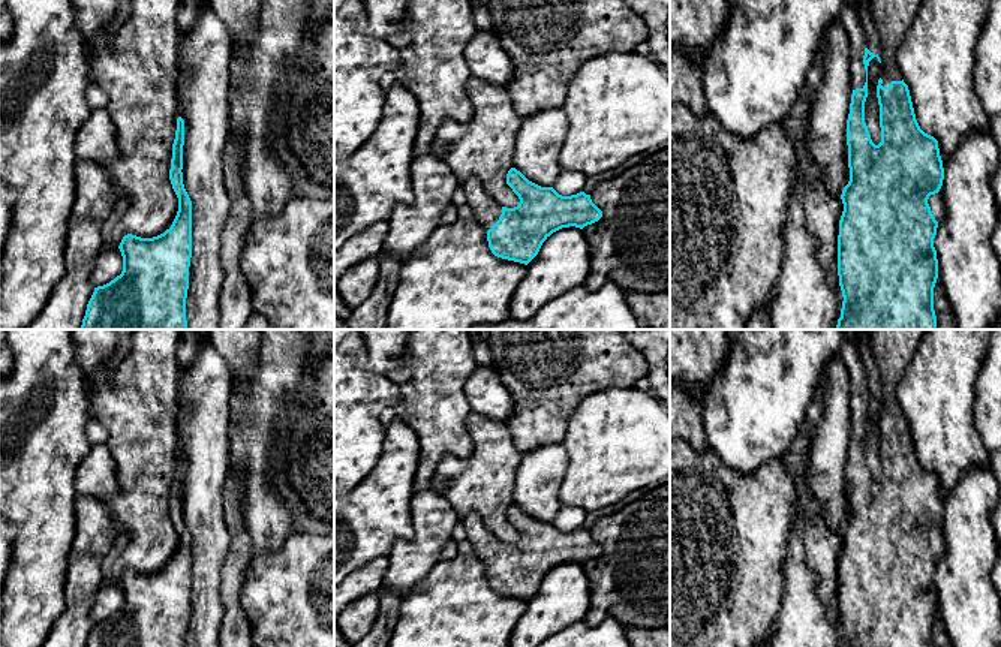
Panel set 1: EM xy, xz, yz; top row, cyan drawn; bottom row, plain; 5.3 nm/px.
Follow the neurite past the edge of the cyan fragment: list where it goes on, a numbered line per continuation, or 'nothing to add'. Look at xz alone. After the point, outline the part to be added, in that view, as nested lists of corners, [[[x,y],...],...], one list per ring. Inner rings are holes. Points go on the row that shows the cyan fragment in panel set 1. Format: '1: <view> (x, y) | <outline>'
1: xz (486, 210) | [[[477,177],[468,178],[462,183],[462,187],[466,193],[468,205],[474,219],[478,220],[487,231],[492,229],[502,214],[502,205],[489,195]]]

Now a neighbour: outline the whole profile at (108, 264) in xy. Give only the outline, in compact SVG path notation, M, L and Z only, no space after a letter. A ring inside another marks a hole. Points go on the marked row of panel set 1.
M103 247L93 264L90 271L90 282L103 286L120 276L123 271L123 256L118 247Z

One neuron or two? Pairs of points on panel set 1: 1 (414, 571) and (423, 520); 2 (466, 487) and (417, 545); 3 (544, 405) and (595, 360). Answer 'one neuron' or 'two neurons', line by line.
1: one neuron
2: two neurons
3: one neuron

